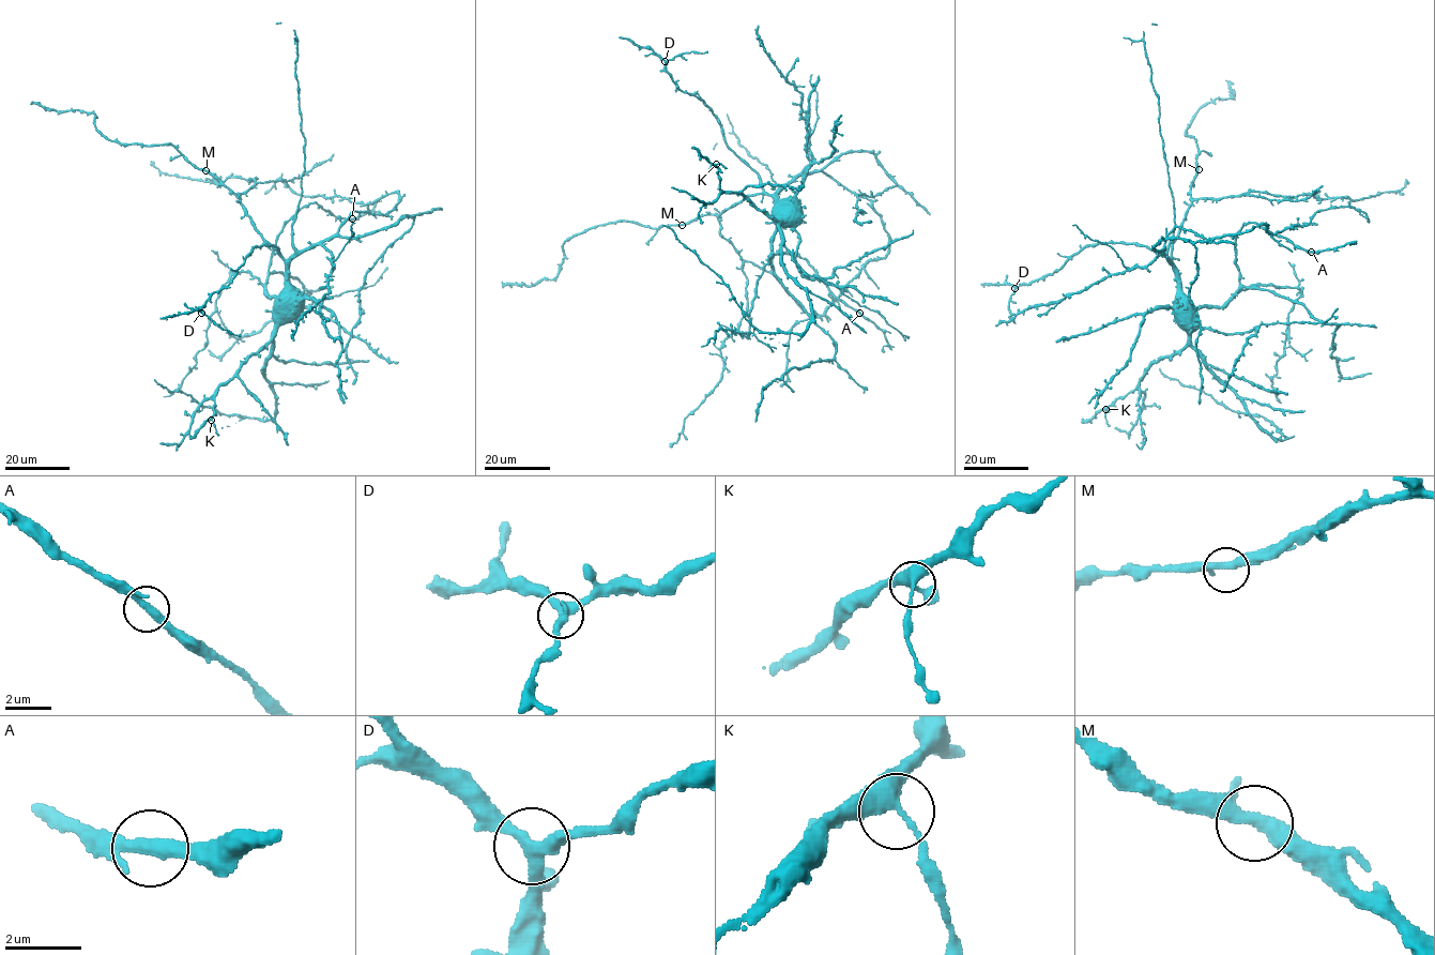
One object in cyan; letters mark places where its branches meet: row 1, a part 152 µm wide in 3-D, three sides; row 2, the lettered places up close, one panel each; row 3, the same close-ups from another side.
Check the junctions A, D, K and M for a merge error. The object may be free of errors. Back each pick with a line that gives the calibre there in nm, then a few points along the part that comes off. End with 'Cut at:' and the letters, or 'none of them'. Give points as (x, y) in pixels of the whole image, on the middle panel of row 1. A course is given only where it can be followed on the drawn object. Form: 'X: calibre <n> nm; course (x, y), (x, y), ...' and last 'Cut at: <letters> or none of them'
Cut at: none of them

